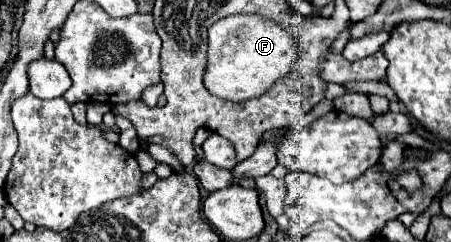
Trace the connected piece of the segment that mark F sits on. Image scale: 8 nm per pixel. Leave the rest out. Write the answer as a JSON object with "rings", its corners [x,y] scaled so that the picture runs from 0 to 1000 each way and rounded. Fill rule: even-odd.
{"rings":[[[581,66],[492,74],[461,124],[461,281],[457,364],[488,405],[532,421],[585,388],[616,322],[634,314],[656,264],[656,174],[612,91]]]}

